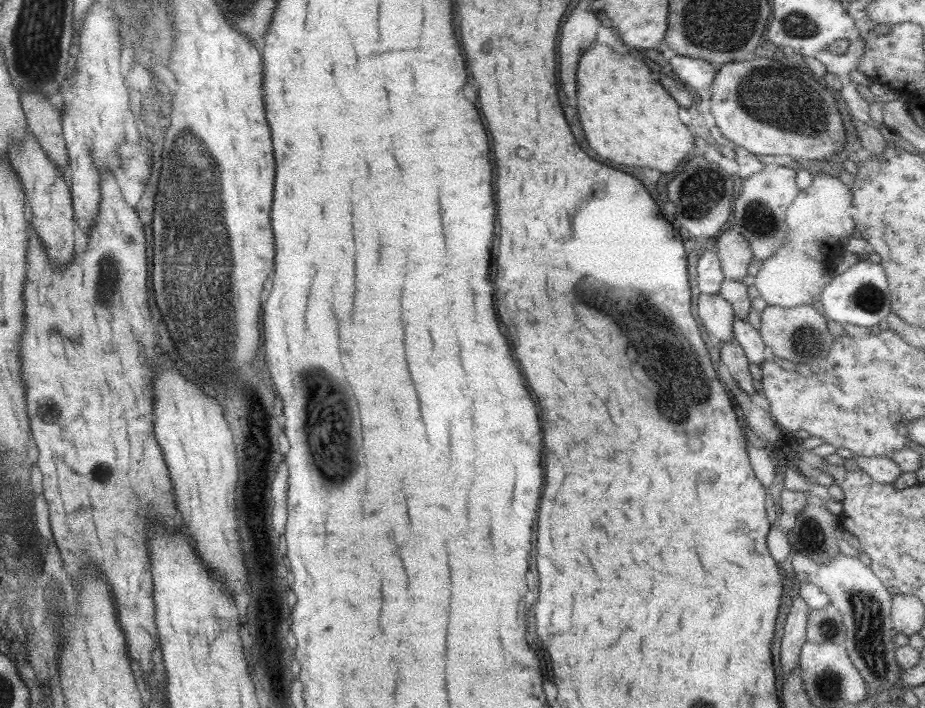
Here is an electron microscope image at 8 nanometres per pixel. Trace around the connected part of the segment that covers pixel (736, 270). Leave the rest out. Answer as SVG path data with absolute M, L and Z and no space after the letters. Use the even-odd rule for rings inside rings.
M734 227L718 234L713 248L724 278L741 281L753 257L747 240Z

